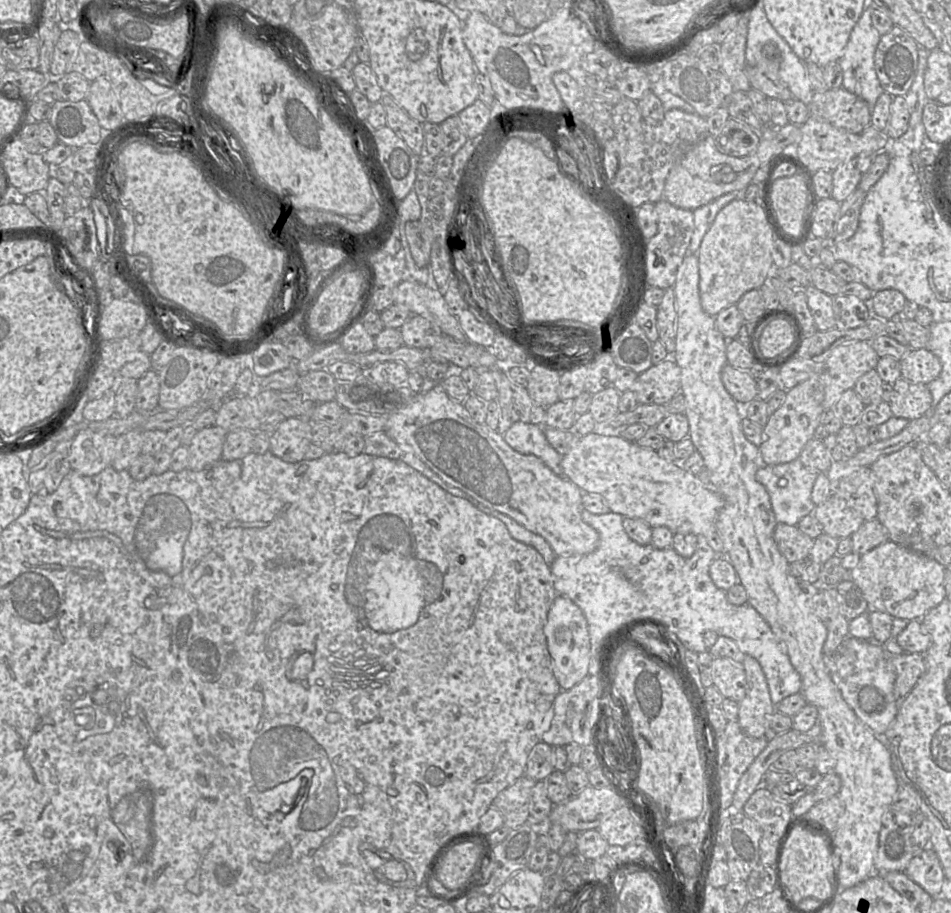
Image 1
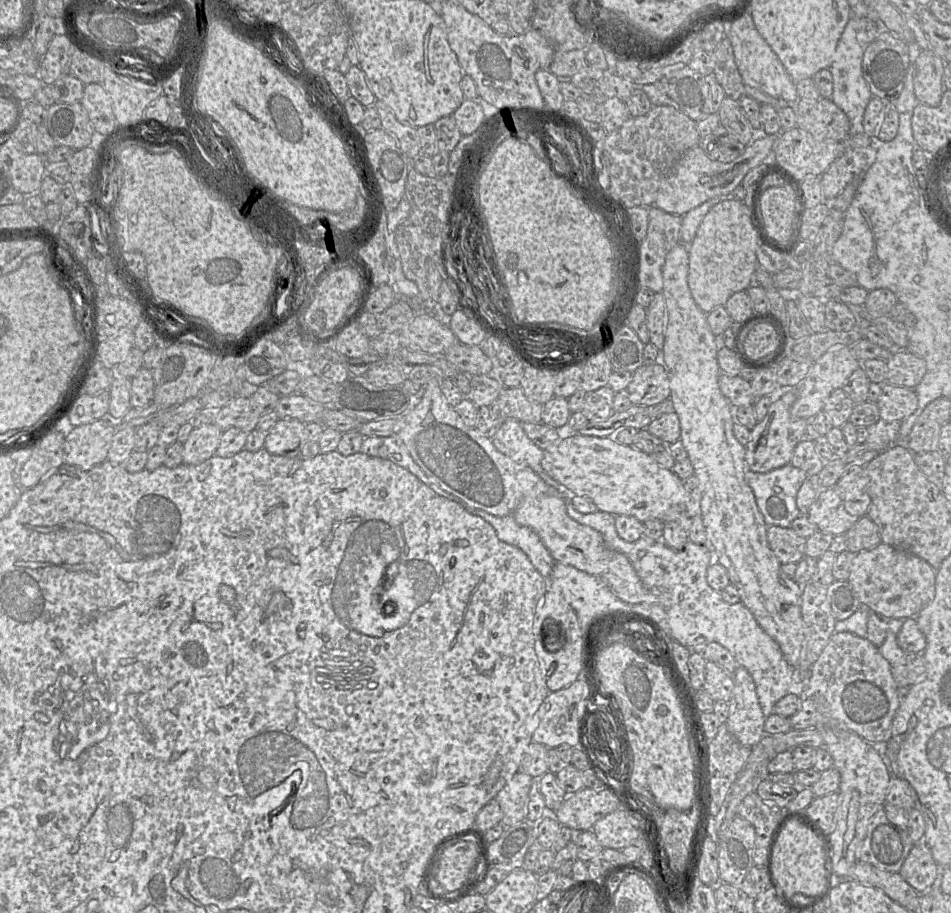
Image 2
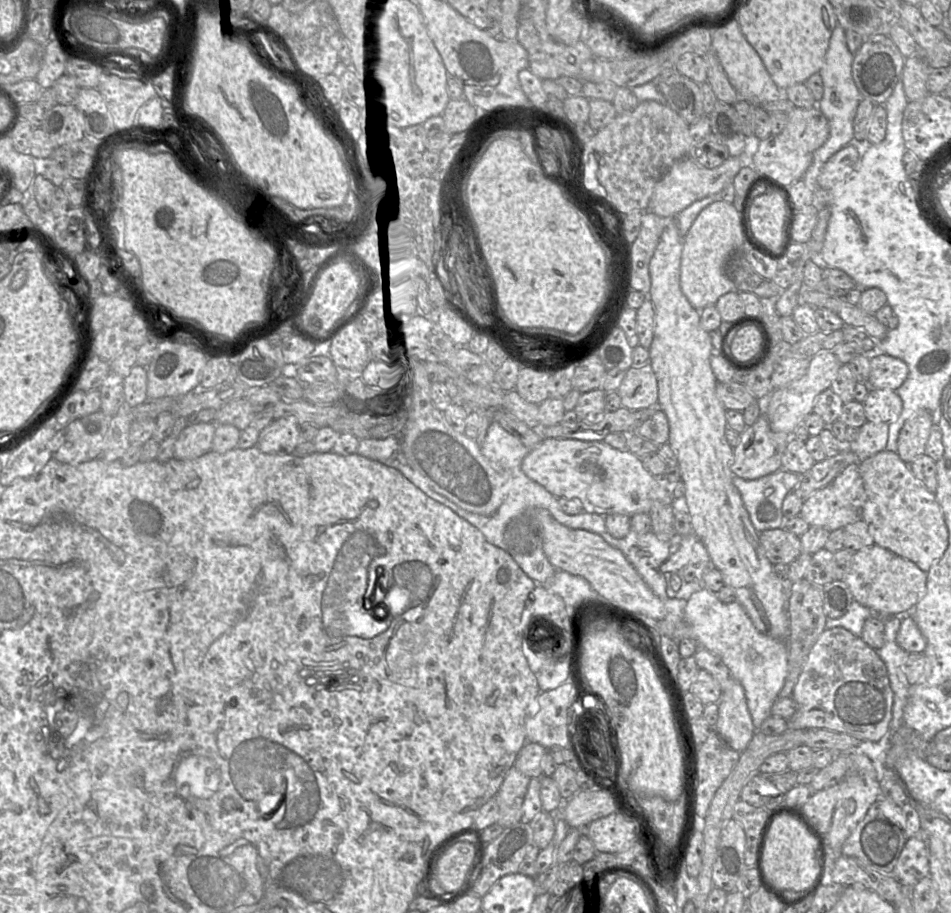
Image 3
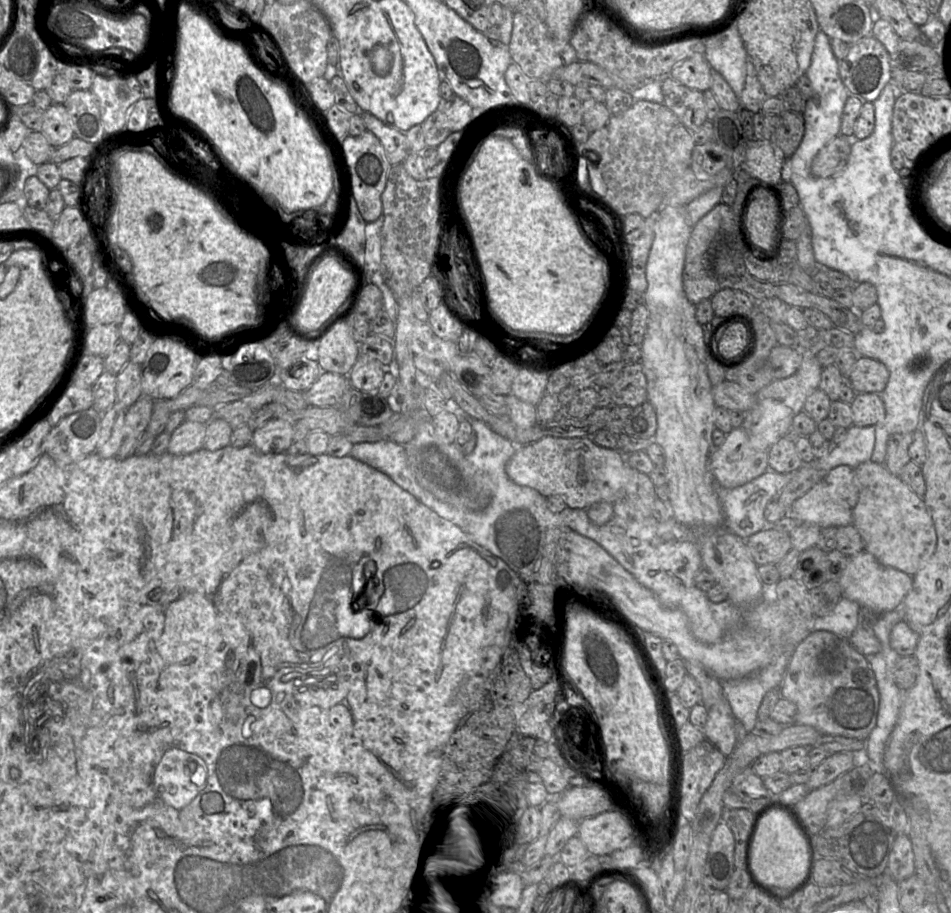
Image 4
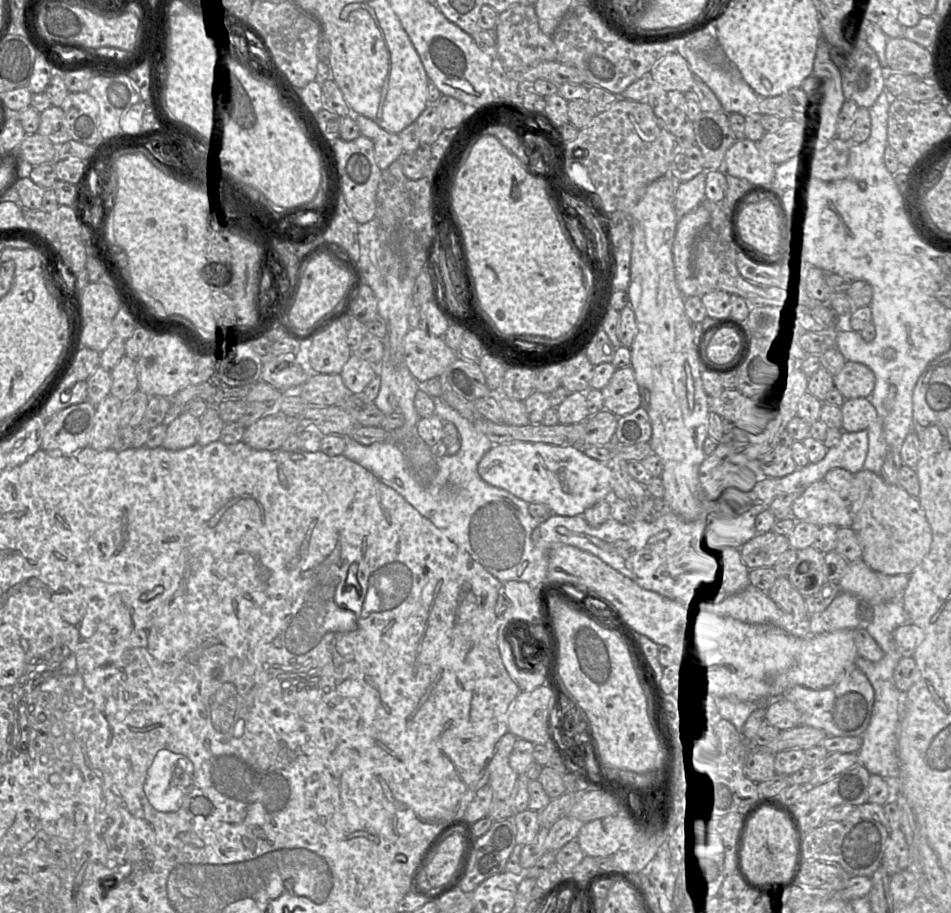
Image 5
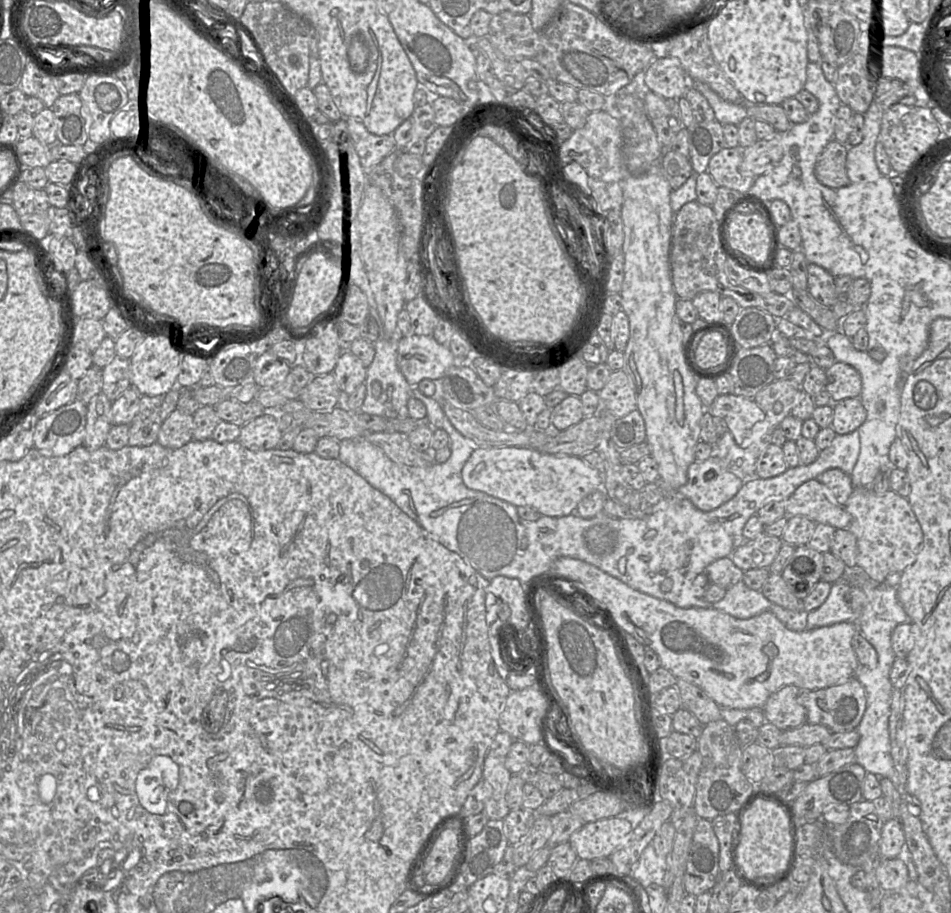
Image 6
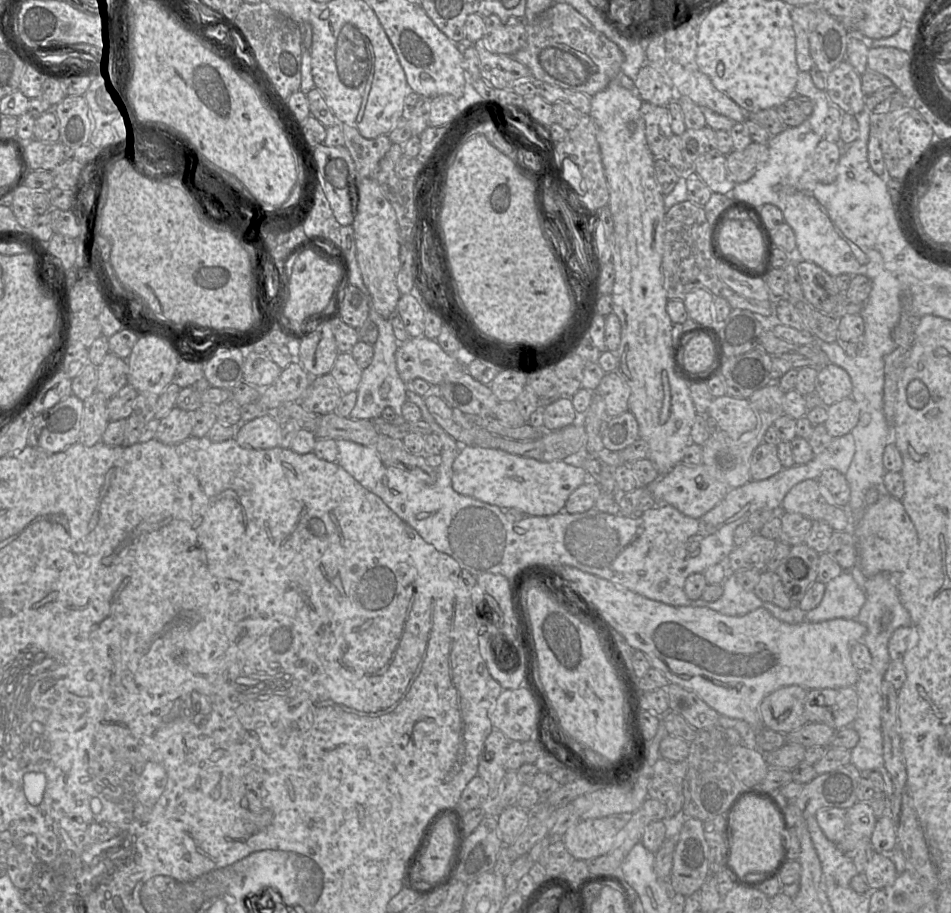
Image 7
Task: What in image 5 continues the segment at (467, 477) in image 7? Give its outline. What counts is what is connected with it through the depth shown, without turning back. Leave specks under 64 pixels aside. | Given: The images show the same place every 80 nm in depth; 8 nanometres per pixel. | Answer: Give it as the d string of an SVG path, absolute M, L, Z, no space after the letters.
M531 442L494 444L480 460L478 473L491 486L507 490L529 504L545 504L561 516L582 515L589 507L612 495L609 466L575 447Z

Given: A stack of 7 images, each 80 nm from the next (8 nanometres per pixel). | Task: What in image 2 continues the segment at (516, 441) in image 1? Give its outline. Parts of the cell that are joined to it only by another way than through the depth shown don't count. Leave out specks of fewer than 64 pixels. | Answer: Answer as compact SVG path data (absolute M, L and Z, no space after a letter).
M507 419L492 438L492 442L499 452L513 461L531 468L537 474L544 472L544 450L527 437L517 419Z

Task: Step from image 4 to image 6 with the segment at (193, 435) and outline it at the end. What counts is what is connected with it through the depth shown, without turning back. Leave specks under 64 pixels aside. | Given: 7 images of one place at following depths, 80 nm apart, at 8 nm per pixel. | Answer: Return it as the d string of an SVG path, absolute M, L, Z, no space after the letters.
M177 408L164 420L158 433L157 443L177 449L193 440L194 419Z

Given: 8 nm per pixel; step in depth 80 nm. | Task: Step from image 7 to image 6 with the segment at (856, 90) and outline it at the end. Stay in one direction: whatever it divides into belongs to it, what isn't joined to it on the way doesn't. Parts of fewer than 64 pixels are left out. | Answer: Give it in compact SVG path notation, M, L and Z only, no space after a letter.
M809 33L809 62L819 63L826 79L834 84L842 104L849 106L854 113L864 114L875 99L874 72L871 72L865 61L854 56L841 66L834 66L822 61L817 39Z

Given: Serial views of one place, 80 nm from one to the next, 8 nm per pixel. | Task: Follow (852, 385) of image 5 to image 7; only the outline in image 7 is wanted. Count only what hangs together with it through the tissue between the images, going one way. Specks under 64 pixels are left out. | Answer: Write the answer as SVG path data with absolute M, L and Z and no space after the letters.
M829 363L819 368L815 391L820 396L823 406L828 407L851 397L851 378L843 368Z

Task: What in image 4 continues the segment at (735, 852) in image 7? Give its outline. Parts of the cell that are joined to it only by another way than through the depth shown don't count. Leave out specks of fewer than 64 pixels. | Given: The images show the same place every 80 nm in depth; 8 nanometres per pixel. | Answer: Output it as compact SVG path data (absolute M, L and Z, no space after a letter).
M773 809L760 820L750 848L750 865L756 877L771 886L796 889L810 876L812 847L796 822L784 811Z

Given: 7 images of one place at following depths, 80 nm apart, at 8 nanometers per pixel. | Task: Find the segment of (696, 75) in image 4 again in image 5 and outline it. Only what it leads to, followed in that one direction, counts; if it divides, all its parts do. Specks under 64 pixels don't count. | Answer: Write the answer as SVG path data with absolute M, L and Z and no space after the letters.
M679 53L666 55L653 67L650 75L665 90L681 93L690 91L695 81L687 60Z

